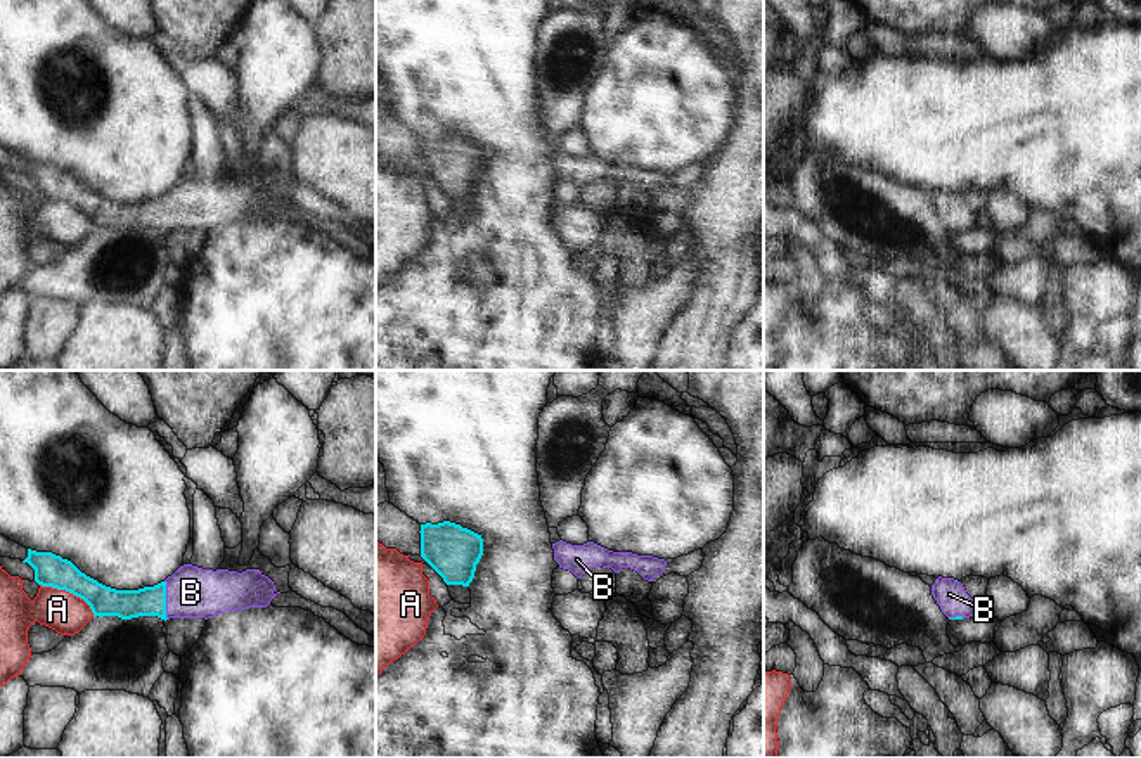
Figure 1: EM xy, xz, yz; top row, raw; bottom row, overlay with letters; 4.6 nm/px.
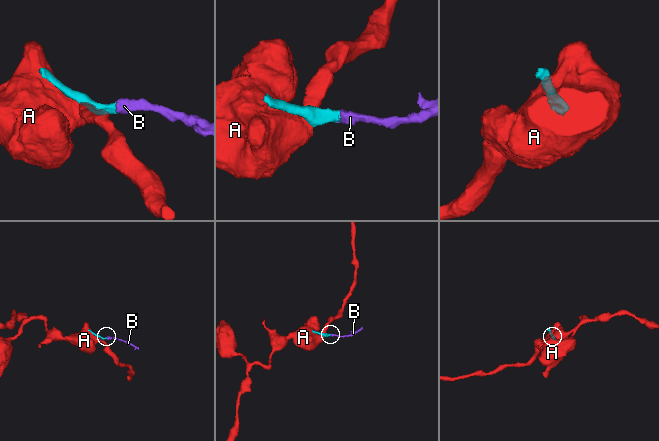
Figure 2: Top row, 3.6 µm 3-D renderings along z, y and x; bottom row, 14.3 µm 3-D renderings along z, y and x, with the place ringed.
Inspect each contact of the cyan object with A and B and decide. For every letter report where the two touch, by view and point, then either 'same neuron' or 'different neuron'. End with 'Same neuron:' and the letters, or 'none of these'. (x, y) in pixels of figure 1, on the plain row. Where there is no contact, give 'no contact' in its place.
A: xy (70, 205) | different neuron
B: xy (165, 211) | same neuron
Same neuron: B

